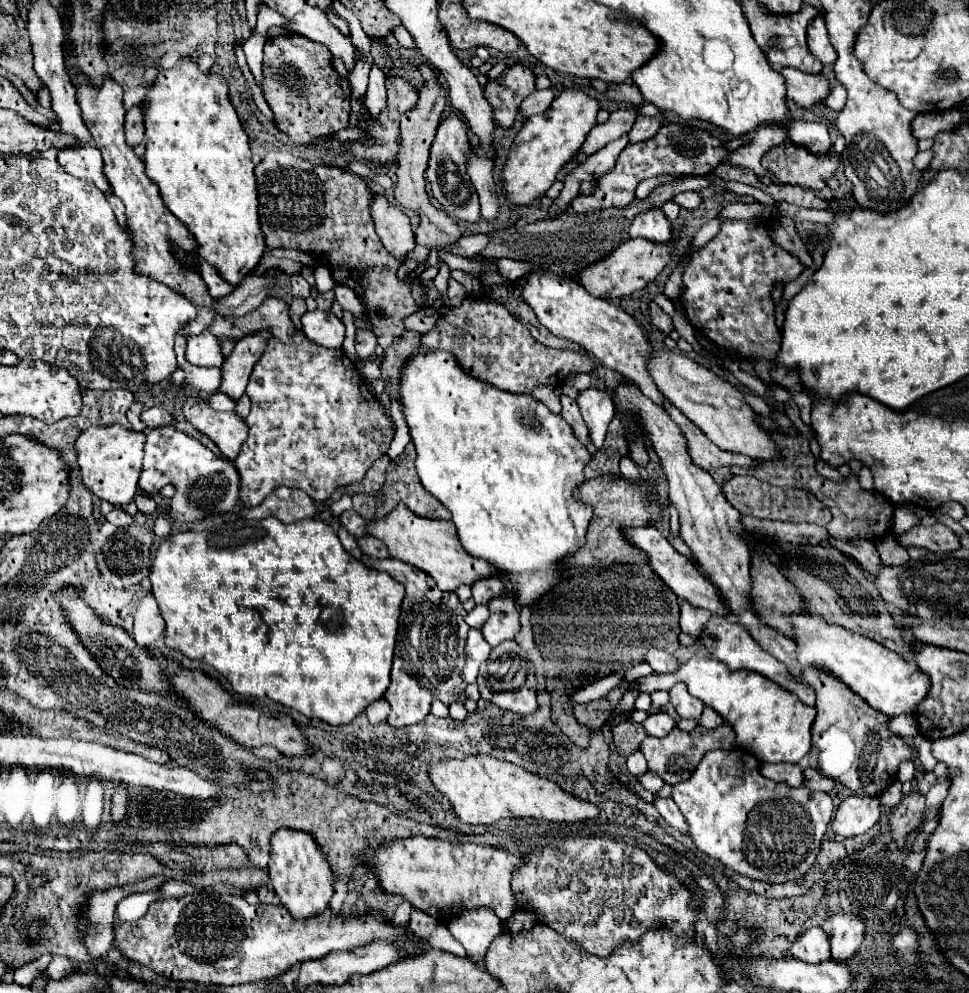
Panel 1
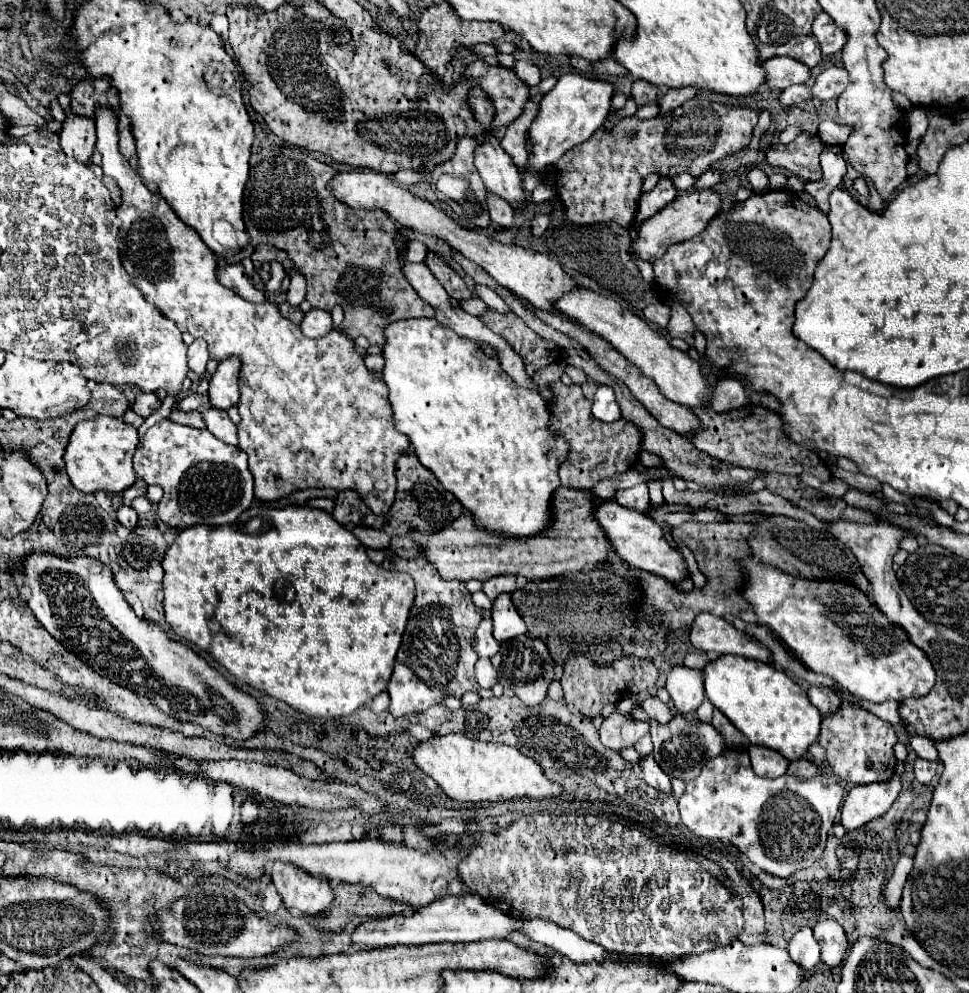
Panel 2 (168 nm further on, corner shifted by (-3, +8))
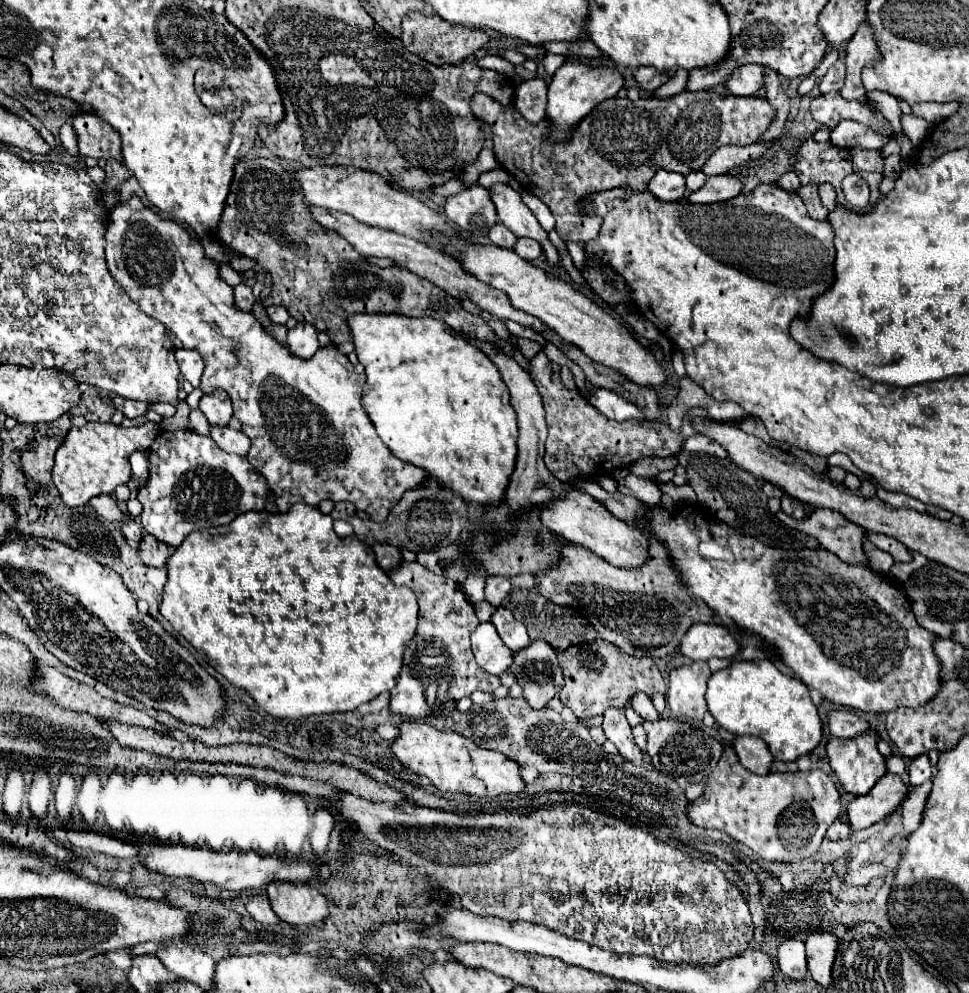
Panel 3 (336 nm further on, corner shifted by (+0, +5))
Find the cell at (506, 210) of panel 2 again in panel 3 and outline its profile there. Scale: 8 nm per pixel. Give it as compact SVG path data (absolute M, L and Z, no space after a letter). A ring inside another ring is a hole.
M496 223L494 227L492 227L492 231L490 231L490 241L494 243L494 245L498 245L498 247L504 247L504 249L514 249L514 245L516 245L516 235L512 235L512 231L508 231L508 227L504 227L502 223Z

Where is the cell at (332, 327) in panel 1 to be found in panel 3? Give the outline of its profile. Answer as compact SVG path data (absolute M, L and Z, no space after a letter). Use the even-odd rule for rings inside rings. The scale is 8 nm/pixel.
M298 323L294 329L288 331L286 345L290 355L296 355L300 359L310 359L318 351L318 333L312 325Z

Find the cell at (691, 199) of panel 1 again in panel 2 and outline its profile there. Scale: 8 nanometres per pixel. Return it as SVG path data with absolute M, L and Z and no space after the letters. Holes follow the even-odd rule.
M707 170L707 172L703 172L699 178L697 178L697 182L695 182L695 190L709 190L709 188L713 188L717 182L719 182L719 178L721 178L721 174L719 172L711 172L711 170Z

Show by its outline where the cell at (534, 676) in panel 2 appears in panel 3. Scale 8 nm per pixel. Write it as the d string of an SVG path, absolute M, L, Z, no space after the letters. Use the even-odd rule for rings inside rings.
M532 641L514 653L510 669L524 687L524 697L534 709L542 709L564 685L564 673L558 665L556 651L544 641Z

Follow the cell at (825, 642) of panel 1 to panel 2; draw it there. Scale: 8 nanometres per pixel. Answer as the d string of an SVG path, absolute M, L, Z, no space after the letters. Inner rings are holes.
M755 558L741 562L747 568L747 586L743 596L753 604L755 614L765 626L769 626L775 636L793 650L797 660L801 660L809 670L833 678L841 688L849 690L853 696L869 702L885 700L905 700L909 696L925 696L935 686L935 670L927 660L925 652L915 648L907 634L891 624L875 604L867 600L863 592L855 586L831 580L803 580L783 574L779 568L767 566Z

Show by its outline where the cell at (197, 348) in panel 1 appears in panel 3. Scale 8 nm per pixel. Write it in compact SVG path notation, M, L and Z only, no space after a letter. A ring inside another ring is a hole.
M176 349L174 357L182 369L184 379L188 379L192 383L192 387L200 385L200 375L204 371L204 361L196 351L188 351L188 349Z

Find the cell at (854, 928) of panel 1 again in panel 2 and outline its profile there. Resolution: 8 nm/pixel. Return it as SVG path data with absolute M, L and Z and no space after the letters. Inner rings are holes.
M825 918L813 926L813 932L815 932L817 942L821 944L823 962L827 966L839 966L849 946L843 926L833 918Z

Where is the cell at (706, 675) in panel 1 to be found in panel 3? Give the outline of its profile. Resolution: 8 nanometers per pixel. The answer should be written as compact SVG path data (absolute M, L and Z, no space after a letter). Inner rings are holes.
M770 659L734 661L730 667L714 673L706 691L708 711L716 723L734 735L756 735L766 741L774 759L796 761L812 753L822 741L822 719L810 699L808 687L780 673Z

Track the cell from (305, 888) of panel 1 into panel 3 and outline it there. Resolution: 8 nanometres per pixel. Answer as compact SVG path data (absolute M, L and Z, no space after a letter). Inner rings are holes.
M278 881L270 883L266 893L278 919L290 925L308 927L328 917L326 897L310 885L292 885L288 881Z

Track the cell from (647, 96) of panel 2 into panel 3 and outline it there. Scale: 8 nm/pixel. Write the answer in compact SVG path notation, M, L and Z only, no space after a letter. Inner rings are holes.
M638 67L636 71L638 71L638 75L634 73L634 79L638 81L640 89L650 91L650 93L668 81L668 73L666 71L664 73L656 71L654 67Z

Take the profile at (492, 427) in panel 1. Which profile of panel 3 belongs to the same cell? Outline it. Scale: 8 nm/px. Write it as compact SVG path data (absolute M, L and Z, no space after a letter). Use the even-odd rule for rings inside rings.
M360 313L354 319L350 319L348 329L350 329L350 335L352 335L352 343L354 343L354 351L358 355L358 361L366 367L366 385L364 385L364 395L362 395L364 409L366 409L370 421L374 423L380 439L388 445L388 449L396 457L400 457L402 461L426 469L434 479L438 479L438 483L452 489L454 493L458 493L466 501L478 503L478 505L500 505L502 497L504 497L504 489L508 485L508 479L510 479L510 475L514 471L514 463L516 463L518 427L516 427L516 413L510 405L508 387L504 385L498 367L488 359L488 355L484 351L480 351L478 347L474 347L470 341L466 341L458 331L450 329L444 321L436 321L436 319L430 319L430 317L412 319L412 317L404 317L404 315Z

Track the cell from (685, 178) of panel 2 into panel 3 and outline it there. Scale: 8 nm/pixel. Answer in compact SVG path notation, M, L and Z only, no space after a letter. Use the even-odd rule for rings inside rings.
M692 171L692 173L686 175L686 187L688 187L688 191L700 189L700 185L704 185L704 181L706 181L706 177L704 177L702 171Z

